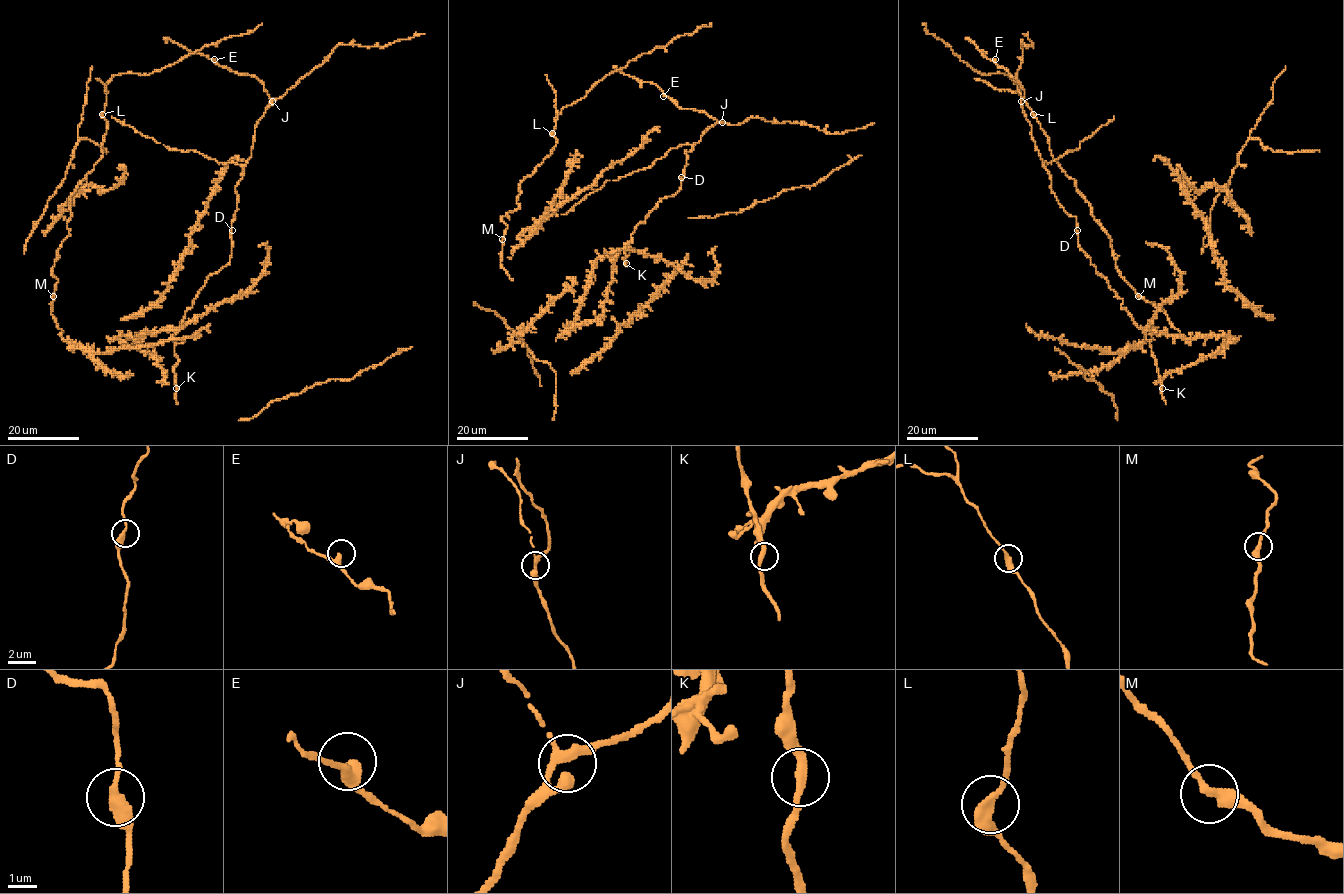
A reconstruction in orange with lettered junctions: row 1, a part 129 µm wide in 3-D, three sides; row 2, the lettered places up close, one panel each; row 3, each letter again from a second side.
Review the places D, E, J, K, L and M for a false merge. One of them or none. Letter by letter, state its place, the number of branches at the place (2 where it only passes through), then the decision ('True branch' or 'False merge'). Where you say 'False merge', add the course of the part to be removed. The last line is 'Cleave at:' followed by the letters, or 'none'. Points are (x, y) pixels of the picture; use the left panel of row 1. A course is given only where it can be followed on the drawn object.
D: Place: (232, 230). Branches: 2. True branch
E: Place: (214, 59). Branches: 2. True branch
J: Place: (272, 101). Branches: 2. True branch
K: Place: (176, 388). Branches: 2. True branch
L: Place: (102, 114). Branches: 2. True branch
M: Place: (53, 296). Branches: 2. True branch
Cleave at: none

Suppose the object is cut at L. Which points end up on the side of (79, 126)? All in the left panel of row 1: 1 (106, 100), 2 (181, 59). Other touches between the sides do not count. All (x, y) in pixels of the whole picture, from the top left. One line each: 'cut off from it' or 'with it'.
1: cut off from it
2: cut off from it

